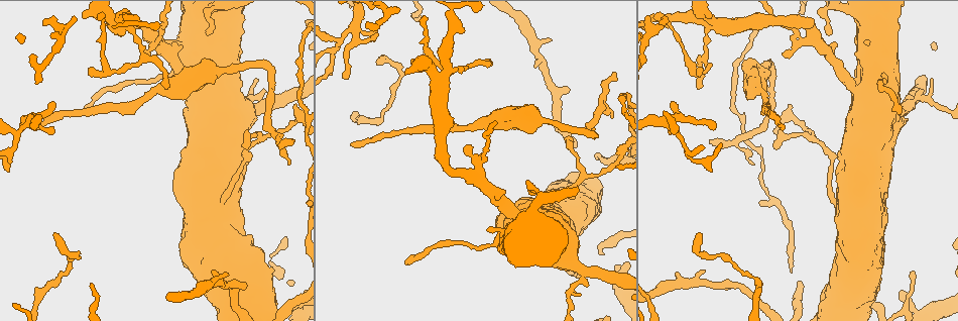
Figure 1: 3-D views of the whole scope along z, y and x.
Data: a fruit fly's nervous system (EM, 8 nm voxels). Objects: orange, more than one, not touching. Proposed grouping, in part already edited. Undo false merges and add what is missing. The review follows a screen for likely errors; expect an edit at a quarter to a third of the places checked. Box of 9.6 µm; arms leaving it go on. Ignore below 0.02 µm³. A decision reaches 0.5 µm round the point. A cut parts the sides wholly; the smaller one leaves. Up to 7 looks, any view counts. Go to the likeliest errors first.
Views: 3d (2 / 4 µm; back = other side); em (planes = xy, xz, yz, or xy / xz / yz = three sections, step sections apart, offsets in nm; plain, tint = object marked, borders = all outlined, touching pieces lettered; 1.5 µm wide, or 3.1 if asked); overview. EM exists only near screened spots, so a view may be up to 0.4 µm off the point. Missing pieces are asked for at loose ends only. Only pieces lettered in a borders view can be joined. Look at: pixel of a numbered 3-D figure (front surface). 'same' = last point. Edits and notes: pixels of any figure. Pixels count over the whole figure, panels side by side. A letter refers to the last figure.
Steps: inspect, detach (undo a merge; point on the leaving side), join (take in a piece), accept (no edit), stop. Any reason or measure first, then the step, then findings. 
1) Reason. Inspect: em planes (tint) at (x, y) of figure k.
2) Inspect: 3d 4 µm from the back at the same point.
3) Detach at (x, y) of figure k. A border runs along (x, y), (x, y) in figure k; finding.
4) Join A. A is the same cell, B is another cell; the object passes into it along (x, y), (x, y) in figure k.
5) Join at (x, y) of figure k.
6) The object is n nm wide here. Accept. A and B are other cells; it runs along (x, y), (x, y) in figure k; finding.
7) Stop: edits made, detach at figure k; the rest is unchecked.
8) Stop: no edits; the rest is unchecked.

An open end. Inspect: em yz step 8 (borders) at (711, 141) of figure 1.

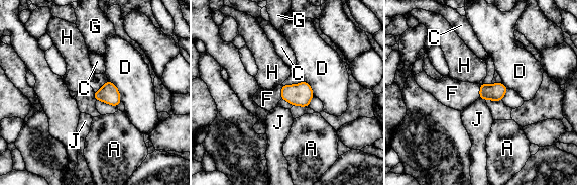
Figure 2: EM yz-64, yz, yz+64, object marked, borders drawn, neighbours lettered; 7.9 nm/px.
Join F. F is the same cell, A, C, D, G, H and J are other cells; the object passes into it along (495, 92), (480, 91), (452, 93) in figure 2; the neuron continues.

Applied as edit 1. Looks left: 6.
Abrupt turn. Inspect: 3d 4 µm at (435, 59) of figure 1.

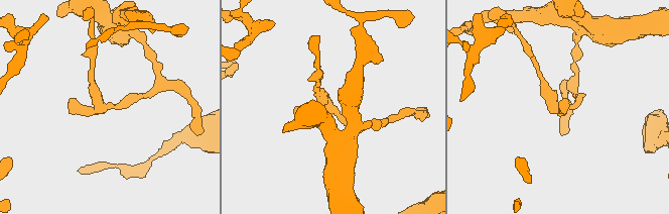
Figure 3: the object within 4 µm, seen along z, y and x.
Need the tissue. Inspect: em xz step 4 (borders) at (106, 106) of figure 3.

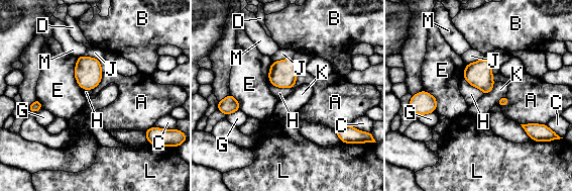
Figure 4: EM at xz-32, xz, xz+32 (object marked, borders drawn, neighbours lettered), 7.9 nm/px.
Another direction. Inspect: em yz step 8 (borders) at the same point.

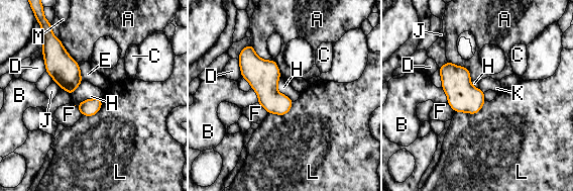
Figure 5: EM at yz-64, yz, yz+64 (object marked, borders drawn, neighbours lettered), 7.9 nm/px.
Accept. A, B, C, D, E, F, H, J, K, L and M are other cells; a border runs along (478, 88), (483, 92) in figure 5; one neuron here.

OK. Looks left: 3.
Sharp bend. Inspect: 3d 4 µm at (268, 66) of figure 1.

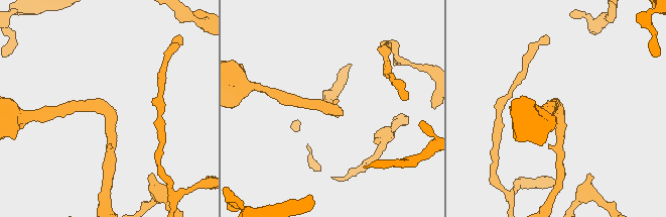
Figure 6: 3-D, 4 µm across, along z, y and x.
The arms are 190, 220 nm wide. Inspect: em planes (borders) at (557, 105) of figure 6.

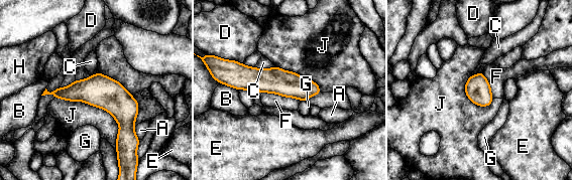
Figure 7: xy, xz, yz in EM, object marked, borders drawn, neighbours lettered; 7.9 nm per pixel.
The object is 200 nm wide here. Accept. A, B, C, D, E, F, G, H and J are other cells; a border runs along (262, 92), (294, 97), (300, 101) in figure 7; one neuron here.

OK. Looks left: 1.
Stop: edits made, join at figure 2; the rest is unchecked.

